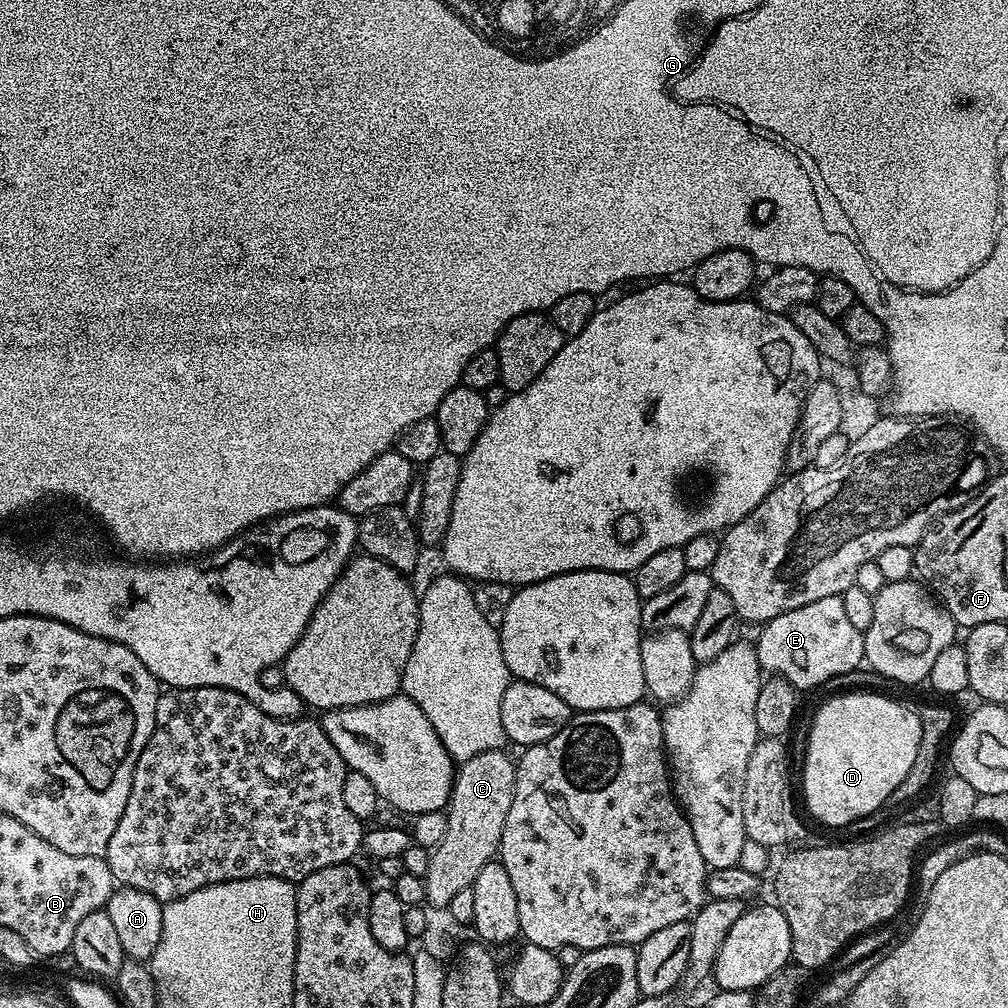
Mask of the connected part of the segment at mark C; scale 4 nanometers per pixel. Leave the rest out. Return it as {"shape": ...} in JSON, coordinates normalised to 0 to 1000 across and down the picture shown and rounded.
{"shape":[[[494,742],[482,744],[478,748],[470,748],[470,752],[459,755],[452,763],[452,773],[448,775],[448,793],[443,803],[442,831],[438,831],[437,838],[428,842],[427,863],[423,863],[421,868],[421,887],[430,902],[443,902],[446,891],[450,891],[454,883],[467,881],[470,871],[474,871],[474,863],[493,852],[498,819],[502,819],[502,808],[506,808],[506,796],[510,796],[512,779],[512,759],[509,751],[504,751],[502,747]]]}

